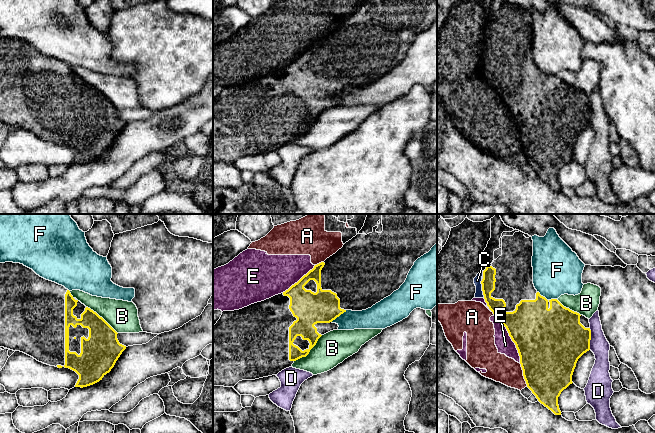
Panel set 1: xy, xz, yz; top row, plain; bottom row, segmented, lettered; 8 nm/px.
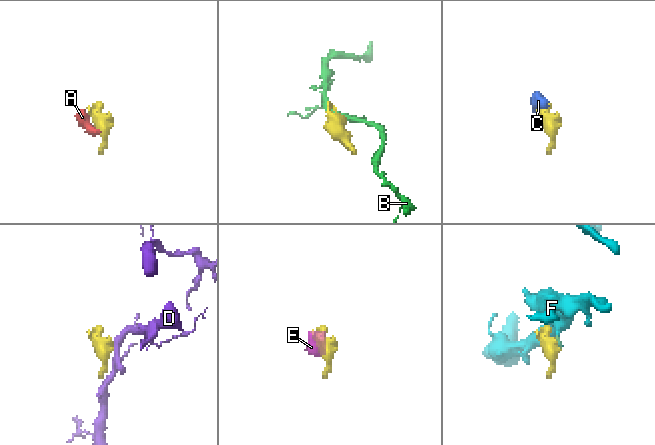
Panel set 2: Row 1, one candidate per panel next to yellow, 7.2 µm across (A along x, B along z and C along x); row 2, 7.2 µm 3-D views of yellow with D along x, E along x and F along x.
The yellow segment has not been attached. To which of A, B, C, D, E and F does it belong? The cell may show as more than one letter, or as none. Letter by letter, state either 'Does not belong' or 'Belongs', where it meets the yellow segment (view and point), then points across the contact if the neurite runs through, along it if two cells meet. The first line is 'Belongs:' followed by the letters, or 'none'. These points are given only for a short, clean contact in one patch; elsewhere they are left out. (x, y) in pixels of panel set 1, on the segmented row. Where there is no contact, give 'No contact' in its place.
Belongs: none
A: Does not belong. Touches yellow at yz (523, 375)
B: Does not belong. Touches yellow at xz (309, 351)
C: Does not belong. Touches yellow at yz (482, 288)
D: Does not belong. Touches yellow at yz (590, 339). Boundary: yz (589, 328), (590, 349)
E: Does not belong. Touches yellow at yz (511, 338)
F: Does not belong. Touches yellow at xz (338, 316)

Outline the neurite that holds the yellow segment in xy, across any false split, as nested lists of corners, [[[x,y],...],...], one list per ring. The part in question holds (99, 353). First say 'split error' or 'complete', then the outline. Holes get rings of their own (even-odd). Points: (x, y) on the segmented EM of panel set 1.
split error; [[[13,262],[0,263],[0,347],[23,352],[37,361],[50,366],[69,368],[79,375],[75,387],[83,388],[102,380],[102,378],[111,371],[122,352],[126,349],[126,346],[119,343],[117,334],[118,333],[102,317],[74,298],[70,291],[64,286],[40,277],[32,269],[23,264]]]

